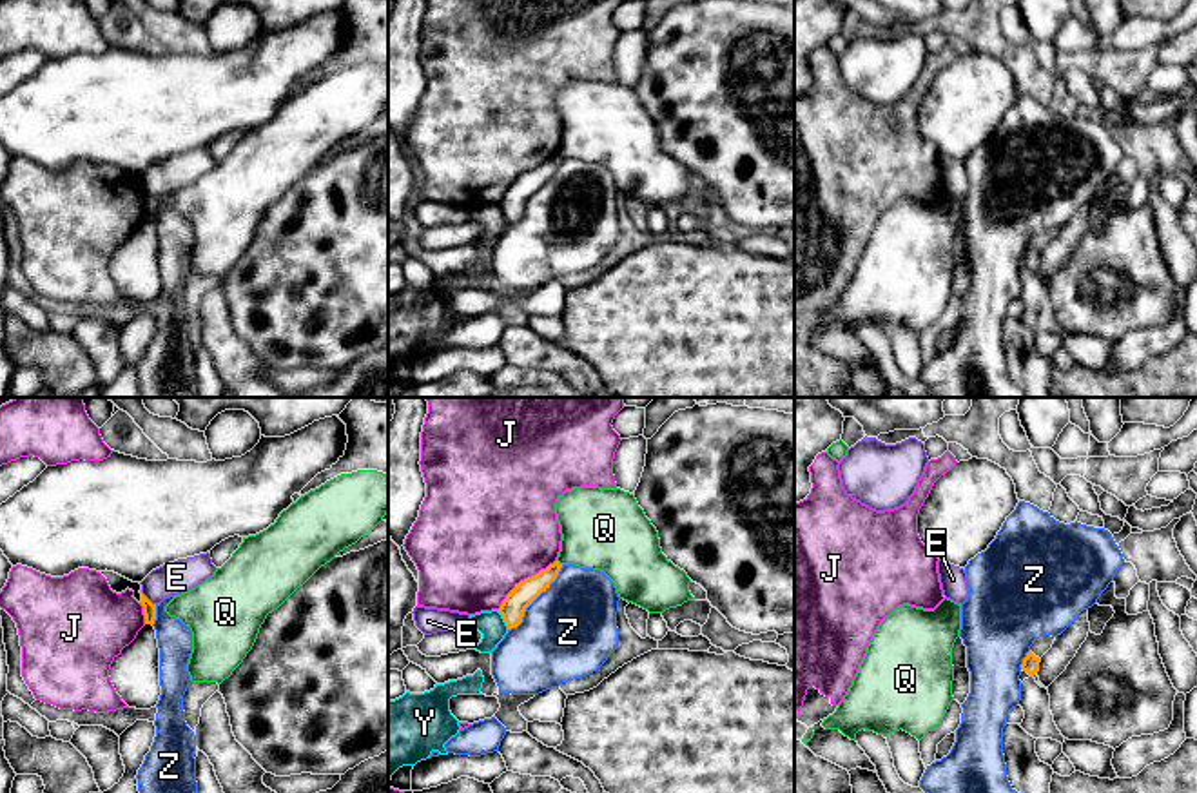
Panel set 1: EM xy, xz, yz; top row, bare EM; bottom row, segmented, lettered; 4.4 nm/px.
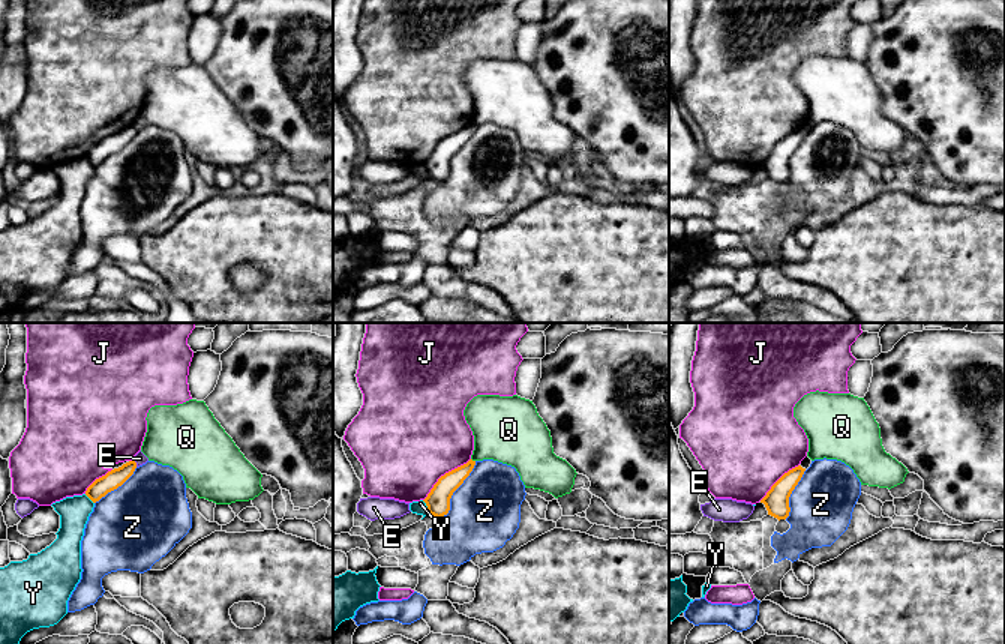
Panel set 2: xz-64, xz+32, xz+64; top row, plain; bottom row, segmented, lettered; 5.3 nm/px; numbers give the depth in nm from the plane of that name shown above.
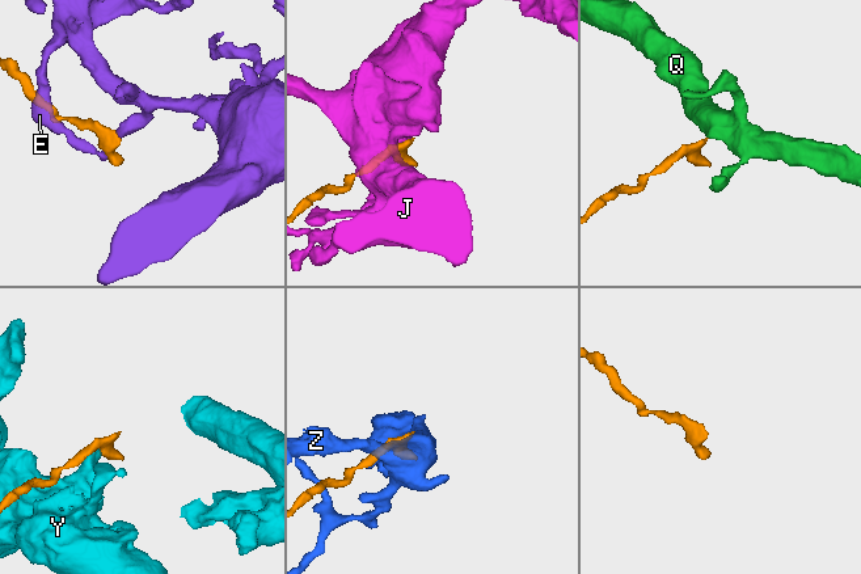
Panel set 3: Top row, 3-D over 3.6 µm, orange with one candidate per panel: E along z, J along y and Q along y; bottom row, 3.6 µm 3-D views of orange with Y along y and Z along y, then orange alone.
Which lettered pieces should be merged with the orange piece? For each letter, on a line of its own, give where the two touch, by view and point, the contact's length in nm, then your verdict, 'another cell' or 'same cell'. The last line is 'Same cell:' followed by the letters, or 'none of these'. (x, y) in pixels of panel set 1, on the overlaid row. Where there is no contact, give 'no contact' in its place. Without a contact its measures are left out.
E: meets orange in xy at (145, 597); contact 100 nm long; another cell
J: meets orange in xz at (525, 579); contact 340 nm long; another cell
Q: meets orange in xz at (559, 563); contact 40 nm long; another cell
Y: meets orange in xz at (503, 617); contact 100 nm long; another cell
Z: meets orange in xz at (535, 597); contact 380 nm long; another cell
Same cell: none of these

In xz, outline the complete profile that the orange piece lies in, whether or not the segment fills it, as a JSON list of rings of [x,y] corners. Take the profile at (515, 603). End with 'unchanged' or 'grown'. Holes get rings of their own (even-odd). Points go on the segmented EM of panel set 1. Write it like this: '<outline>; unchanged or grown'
[[[555,561],[546,570],[540,570],[539,573],[515,584],[499,608],[508,630],[517,628],[522,622],[526,608],[550,588],[560,568],[562,564]]]; unchanged

